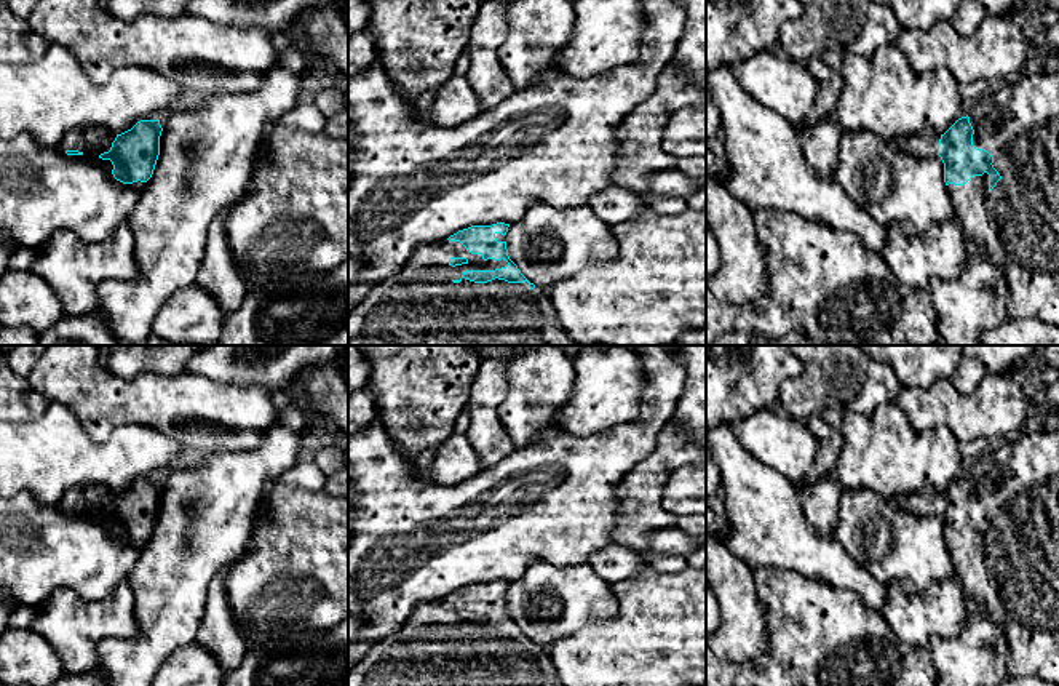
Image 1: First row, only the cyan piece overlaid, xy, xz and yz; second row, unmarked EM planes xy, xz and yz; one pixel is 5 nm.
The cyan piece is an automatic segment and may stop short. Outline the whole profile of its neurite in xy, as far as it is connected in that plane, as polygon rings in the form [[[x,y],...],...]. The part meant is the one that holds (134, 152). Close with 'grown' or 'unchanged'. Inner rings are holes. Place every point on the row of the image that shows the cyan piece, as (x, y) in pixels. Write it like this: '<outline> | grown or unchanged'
[[[141,120],[131,130],[113,134],[105,128],[69,131],[61,146],[67,155],[110,160],[112,174],[123,184],[147,182],[160,155],[160,120]]] | grown

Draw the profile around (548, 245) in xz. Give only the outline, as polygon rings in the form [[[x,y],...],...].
[[[545,201],[529,206],[506,232],[510,259],[535,286],[549,289],[588,267],[617,259],[617,238],[589,205],[557,209]]]

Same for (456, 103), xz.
[[[452,77],[441,85],[433,104],[428,109],[417,109],[407,104],[412,118],[436,128],[465,123],[478,117],[479,99],[465,77]]]

